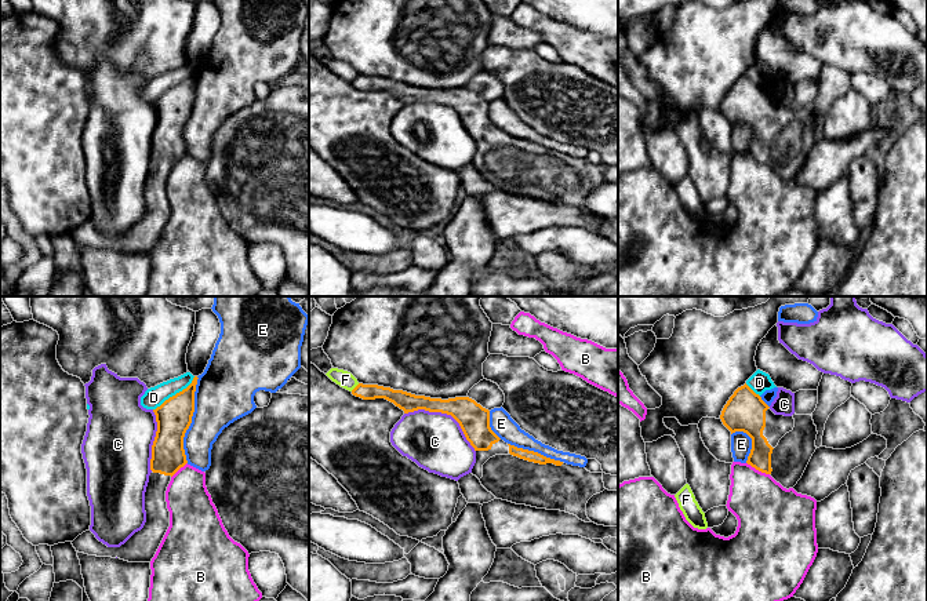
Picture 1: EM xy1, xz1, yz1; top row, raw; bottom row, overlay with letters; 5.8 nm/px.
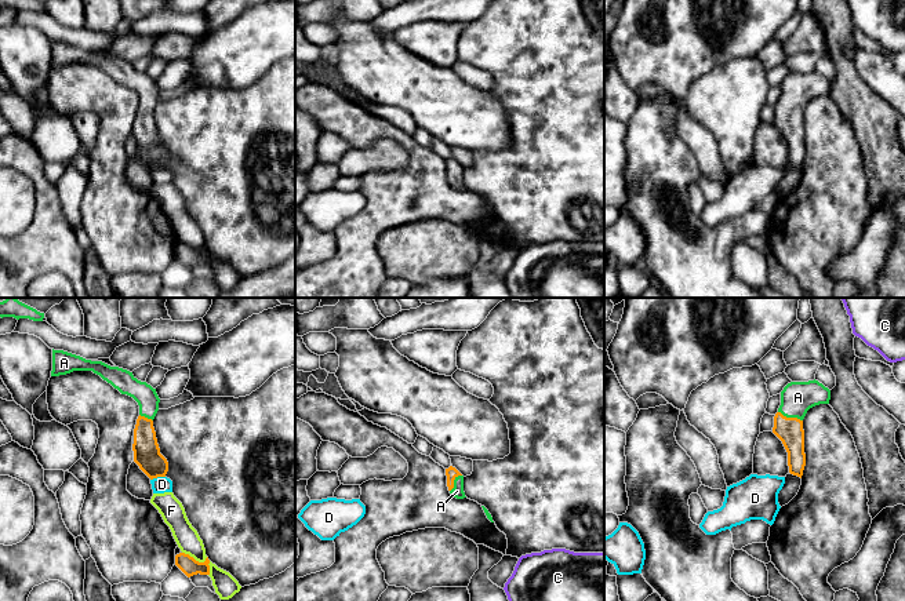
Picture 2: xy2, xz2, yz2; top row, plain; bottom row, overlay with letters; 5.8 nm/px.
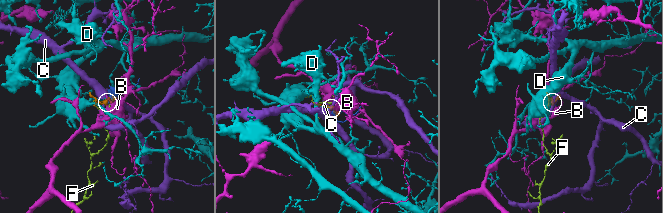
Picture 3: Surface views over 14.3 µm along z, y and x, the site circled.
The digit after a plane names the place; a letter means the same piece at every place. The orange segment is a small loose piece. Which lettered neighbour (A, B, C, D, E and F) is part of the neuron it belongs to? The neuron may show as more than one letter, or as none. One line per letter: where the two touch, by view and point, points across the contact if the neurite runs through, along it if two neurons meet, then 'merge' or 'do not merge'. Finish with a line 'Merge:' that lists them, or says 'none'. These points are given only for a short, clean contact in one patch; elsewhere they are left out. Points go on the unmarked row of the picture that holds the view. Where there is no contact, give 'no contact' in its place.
A: contact yz2 (791, 109); way yz2 (789, 121), (791, 109), (798, 88); merge
B: contact yz1 (758, 160); border yz1 (746, 153), (769, 166); do not merge
C: contact xz1 (446, 104); do not merge
D: contact xy1 (175, 86); do not merge
E: contact xy1 (191, 110); do not merge
F: contact xy2 (193, 250); do not merge
Merge: A

